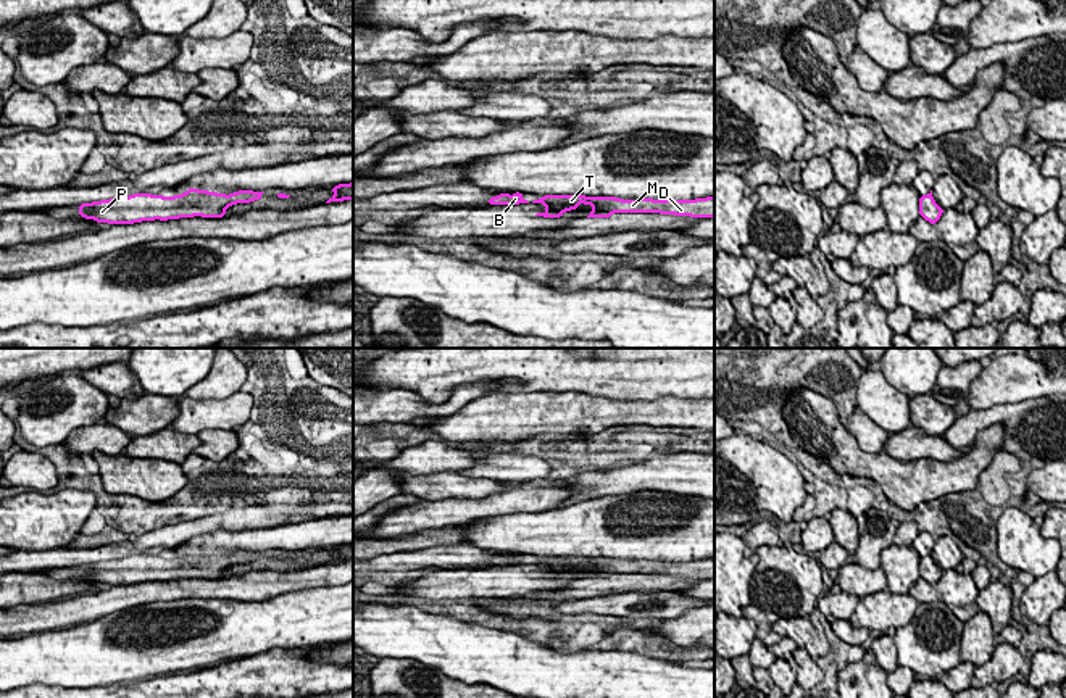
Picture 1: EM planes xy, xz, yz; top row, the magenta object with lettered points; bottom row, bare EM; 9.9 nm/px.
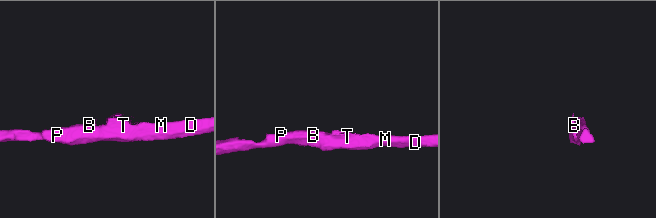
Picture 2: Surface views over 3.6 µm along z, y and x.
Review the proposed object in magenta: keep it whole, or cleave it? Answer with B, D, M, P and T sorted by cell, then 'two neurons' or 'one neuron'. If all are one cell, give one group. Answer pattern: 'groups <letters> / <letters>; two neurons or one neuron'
groups B D M P T; one neuron

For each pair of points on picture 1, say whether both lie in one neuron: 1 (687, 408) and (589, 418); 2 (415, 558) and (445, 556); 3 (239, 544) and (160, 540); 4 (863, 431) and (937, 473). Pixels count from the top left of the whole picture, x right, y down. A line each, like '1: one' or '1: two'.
1: one
2: one
3: two
4: two

